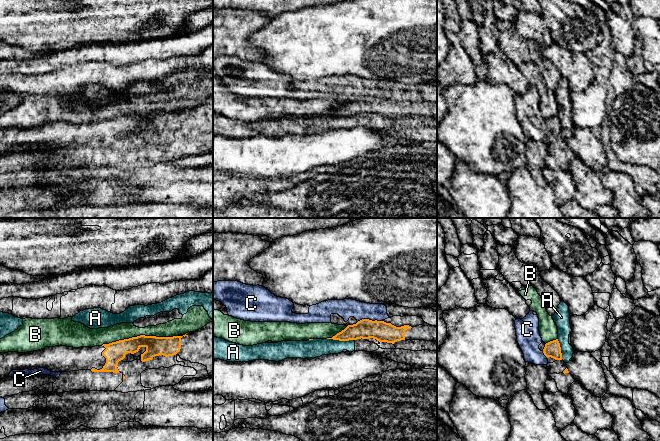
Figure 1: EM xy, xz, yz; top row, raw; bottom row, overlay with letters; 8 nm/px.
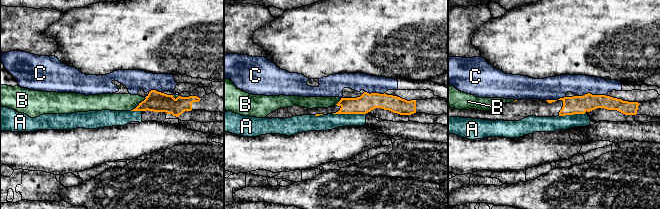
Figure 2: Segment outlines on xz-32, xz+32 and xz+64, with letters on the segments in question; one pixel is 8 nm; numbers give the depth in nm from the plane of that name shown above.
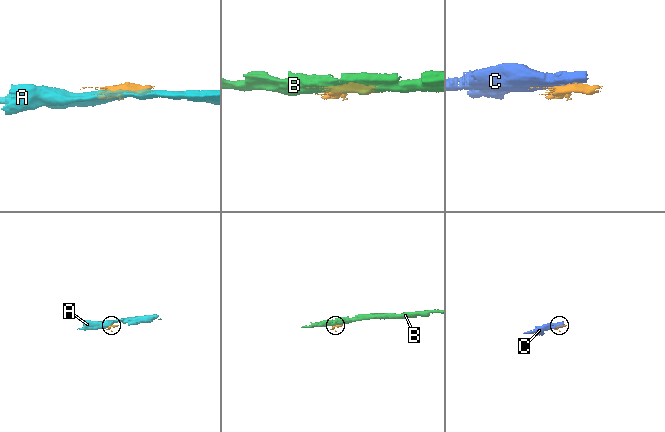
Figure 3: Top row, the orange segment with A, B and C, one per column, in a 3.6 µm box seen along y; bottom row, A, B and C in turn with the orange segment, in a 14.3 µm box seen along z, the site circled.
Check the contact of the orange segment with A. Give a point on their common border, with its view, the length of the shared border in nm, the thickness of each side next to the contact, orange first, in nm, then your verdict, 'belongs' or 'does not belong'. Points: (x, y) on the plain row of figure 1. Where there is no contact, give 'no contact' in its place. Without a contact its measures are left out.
xz (340, 116) | 220 nm | 160/150 nm | does not belong

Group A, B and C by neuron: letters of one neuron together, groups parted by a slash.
A / B / C

